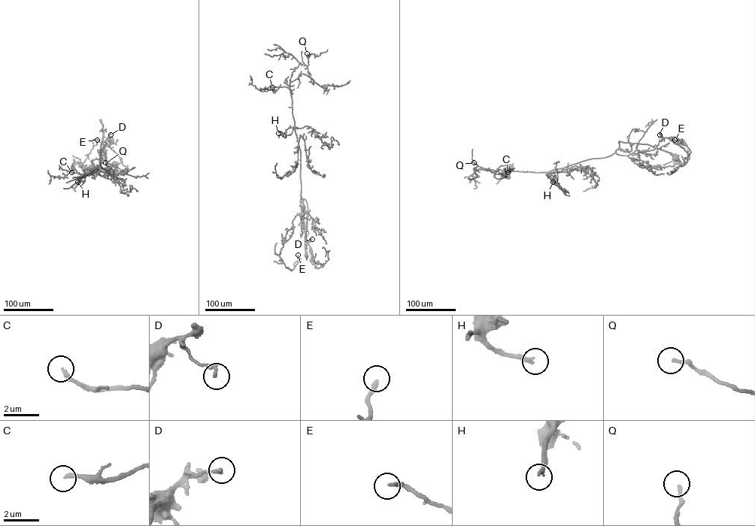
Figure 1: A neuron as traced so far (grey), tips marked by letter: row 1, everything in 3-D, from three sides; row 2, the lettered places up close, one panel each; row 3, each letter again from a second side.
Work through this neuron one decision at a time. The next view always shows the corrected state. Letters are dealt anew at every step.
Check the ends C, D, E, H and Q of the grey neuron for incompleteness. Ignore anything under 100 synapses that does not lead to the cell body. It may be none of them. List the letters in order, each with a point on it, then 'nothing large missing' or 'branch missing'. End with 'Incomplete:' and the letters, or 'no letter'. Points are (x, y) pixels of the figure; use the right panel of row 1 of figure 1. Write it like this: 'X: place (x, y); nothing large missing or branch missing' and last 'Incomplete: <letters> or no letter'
C: place (507, 172); nothing large missing
D: place (659, 134); nothing large missing
E: place (674, 140); nothing large missing
H: place (553, 182); branch missing
Q: place (474, 162); nothing large missing
Incomplete: H

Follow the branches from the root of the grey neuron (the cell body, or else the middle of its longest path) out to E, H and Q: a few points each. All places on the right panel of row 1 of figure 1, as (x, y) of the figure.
E: (676, 158), (619, 140), (616, 152), (636, 153), (635, 159), (654, 167), (684, 163), (690, 151), (674, 140)
H: (676, 158), (647, 144), (619, 140), (619, 147), (610, 155), (589, 158), (549, 171), (547, 174), (553, 182)
Q: (676, 158), (647, 144), (619, 140), (610, 155), (548, 171), (497, 174), (474, 169), (474, 162)

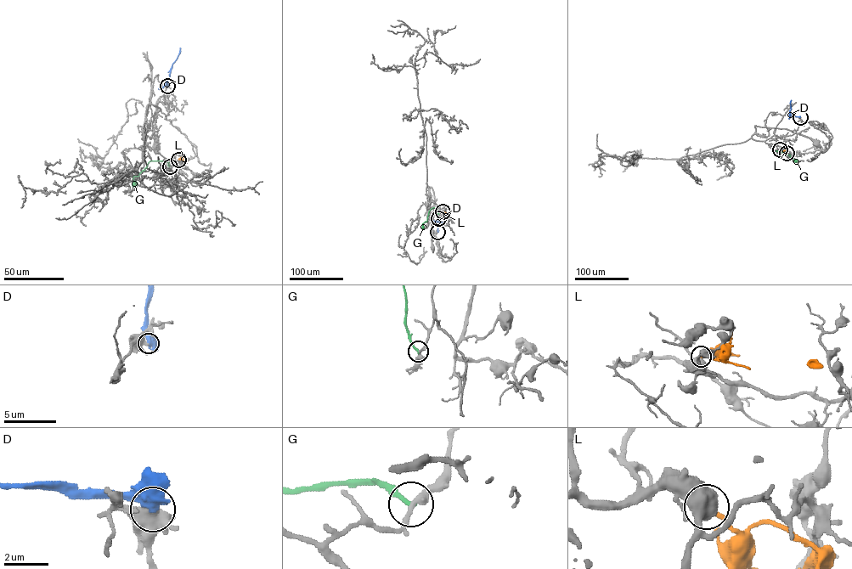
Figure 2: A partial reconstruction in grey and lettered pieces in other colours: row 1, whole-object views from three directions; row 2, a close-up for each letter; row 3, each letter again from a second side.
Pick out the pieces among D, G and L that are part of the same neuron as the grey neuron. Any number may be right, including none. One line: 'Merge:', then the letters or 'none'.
Merge: none

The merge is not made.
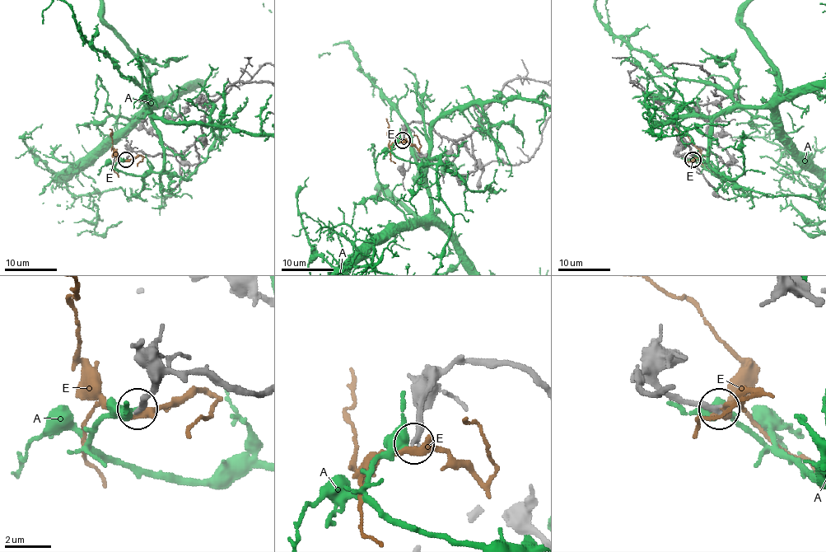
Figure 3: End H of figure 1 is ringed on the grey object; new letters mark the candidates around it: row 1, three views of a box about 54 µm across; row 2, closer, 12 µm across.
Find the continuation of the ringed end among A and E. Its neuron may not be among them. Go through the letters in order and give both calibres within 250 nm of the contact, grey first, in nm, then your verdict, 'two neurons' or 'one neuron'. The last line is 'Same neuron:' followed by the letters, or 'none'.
A: 240 nm thick on the grey side, 460 nm on the other; two neurons
E: 260 nm thick on the grey side, 320 nm on the other; two neurons
Same neuron: none

